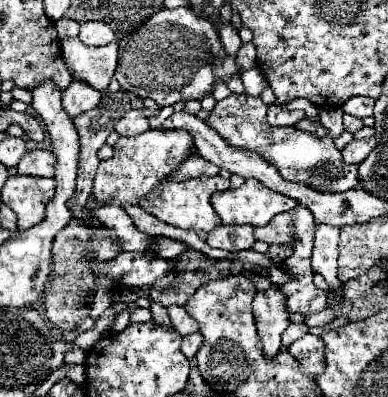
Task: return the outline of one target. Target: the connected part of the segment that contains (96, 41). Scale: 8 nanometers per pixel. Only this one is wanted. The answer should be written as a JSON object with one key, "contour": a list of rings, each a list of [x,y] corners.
{"contour":[[[83,22],[79,30],[79,38],[87,46],[105,46],[115,40],[115,34],[103,22]]]}

